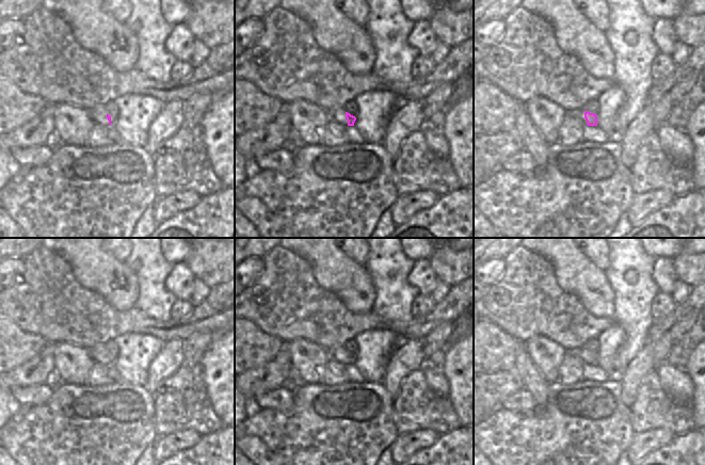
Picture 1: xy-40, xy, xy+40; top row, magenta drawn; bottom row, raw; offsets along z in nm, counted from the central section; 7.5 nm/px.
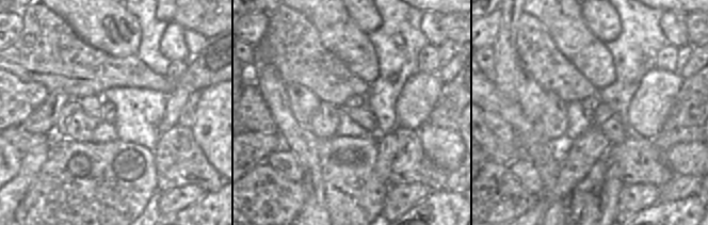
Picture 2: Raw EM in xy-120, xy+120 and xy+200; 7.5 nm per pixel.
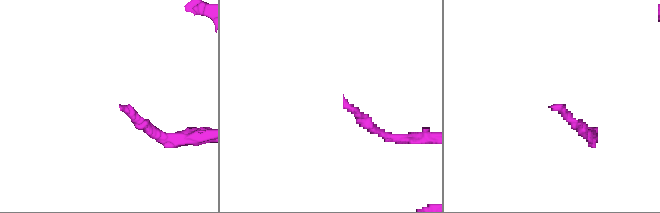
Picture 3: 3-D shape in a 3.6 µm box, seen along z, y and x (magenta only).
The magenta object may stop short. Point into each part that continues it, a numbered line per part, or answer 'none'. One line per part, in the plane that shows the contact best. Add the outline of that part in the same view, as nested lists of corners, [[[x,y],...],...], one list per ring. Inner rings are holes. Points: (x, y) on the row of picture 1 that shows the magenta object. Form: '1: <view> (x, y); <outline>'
1: xy (338, 114); [[[338,107],[331,112],[331,119],[334,119],[342,126],[348,126],[348,121],[346,118],[346,110],[343,107]]]

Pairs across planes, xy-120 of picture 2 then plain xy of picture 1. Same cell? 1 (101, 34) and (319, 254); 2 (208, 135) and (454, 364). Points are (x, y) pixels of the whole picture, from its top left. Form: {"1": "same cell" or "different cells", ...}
{"1": "same cell", "2": "same cell"}

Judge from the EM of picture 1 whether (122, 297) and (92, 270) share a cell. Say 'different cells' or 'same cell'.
same cell

